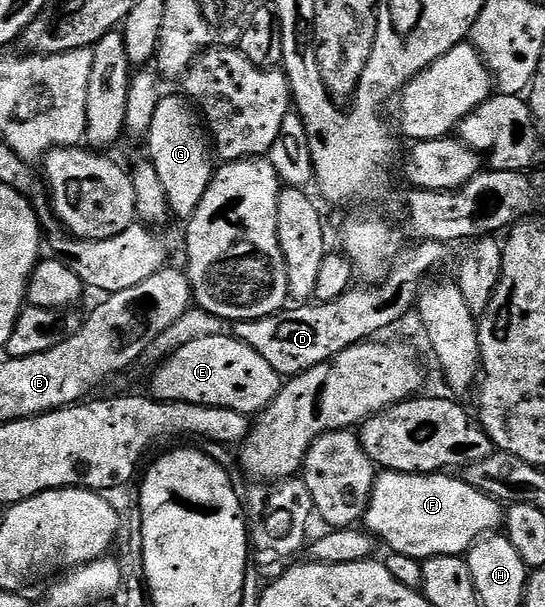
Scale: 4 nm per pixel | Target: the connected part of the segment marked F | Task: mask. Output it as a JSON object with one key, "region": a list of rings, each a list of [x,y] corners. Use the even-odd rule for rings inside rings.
{"region":[[[383,470],[374,483],[370,503],[364,516],[365,530],[375,539],[390,546],[389,550],[421,561],[437,555],[465,556],[479,539],[497,532],[504,523],[504,507],[479,487],[473,487],[465,478],[453,479],[450,473],[432,475],[405,475],[399,471]]]}

